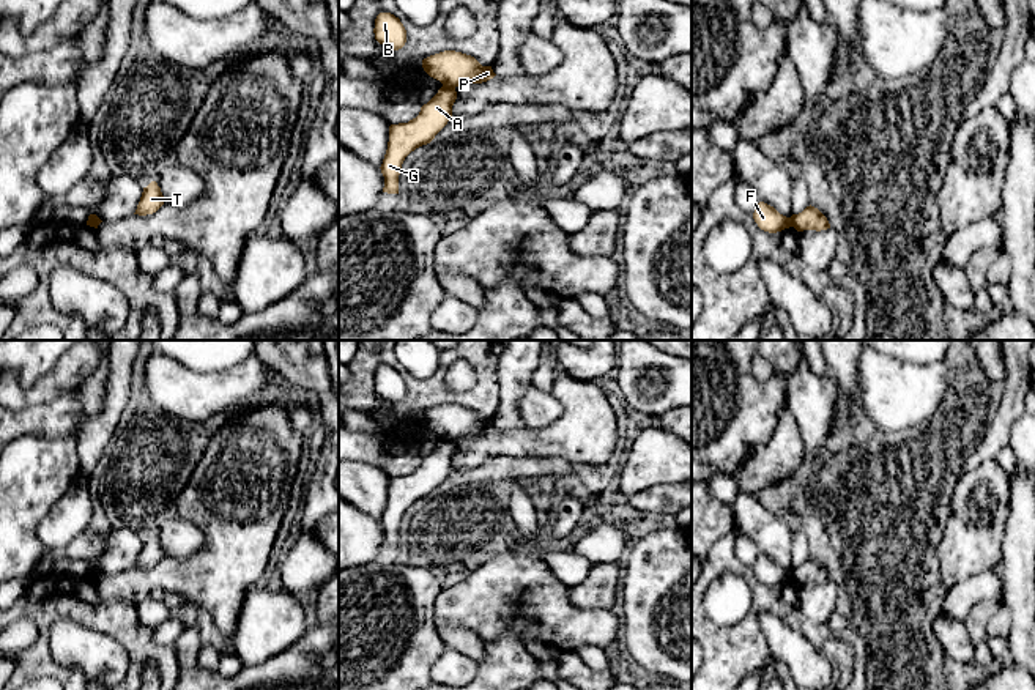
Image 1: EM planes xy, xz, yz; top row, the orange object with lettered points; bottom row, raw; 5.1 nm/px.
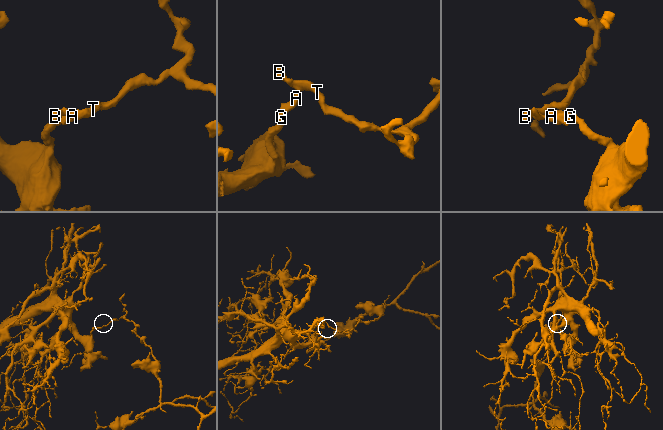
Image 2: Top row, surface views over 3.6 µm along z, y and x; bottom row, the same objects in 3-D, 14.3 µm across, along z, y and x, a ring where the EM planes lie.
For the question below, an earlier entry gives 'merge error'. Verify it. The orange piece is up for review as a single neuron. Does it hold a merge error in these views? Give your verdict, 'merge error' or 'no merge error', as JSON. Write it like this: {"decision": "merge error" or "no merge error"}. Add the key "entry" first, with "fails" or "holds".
{"entry": "holds", "decision": "merge error"}

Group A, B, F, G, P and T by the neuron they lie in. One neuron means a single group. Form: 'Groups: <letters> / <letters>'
Groups: A G / B F P T

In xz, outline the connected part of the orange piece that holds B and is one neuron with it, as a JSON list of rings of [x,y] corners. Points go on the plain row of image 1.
[[[380,365],[375,372],[375,392],[388,402],[399,403],[406,395],[406,383],[399,370]]]

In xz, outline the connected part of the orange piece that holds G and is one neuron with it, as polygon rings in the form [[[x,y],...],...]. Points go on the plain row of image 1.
[[[441,440],[438,446],[421,460],[416,471],[408,476],[389,479],[388,503],[381,517],[384,529],[383,545],[399,547],[399,528],[405,510],[416,501],[430,496],[452,469],[457,452],[454,440]]]

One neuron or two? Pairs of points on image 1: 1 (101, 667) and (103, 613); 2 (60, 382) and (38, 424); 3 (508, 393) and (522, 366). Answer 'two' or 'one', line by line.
1: two
2: two
3: one

